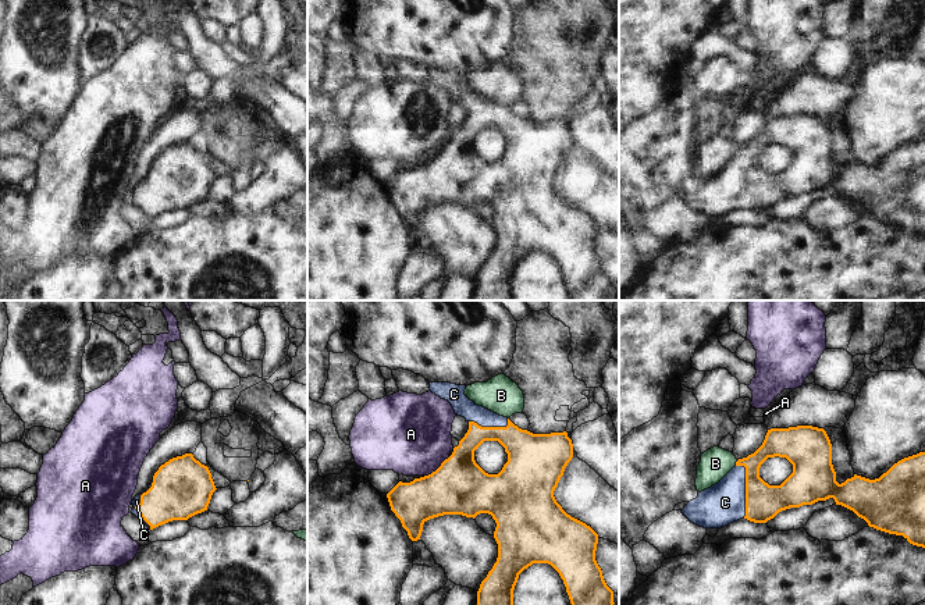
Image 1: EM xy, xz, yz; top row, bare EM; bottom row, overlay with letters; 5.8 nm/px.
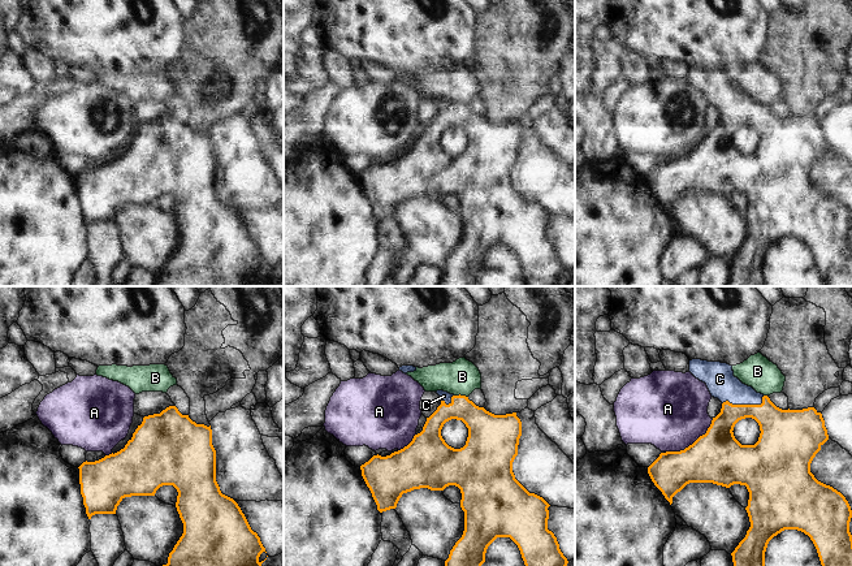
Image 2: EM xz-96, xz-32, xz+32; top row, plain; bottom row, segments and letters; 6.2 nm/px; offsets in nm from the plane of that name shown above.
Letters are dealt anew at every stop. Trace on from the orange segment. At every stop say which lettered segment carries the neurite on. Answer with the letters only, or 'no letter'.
C

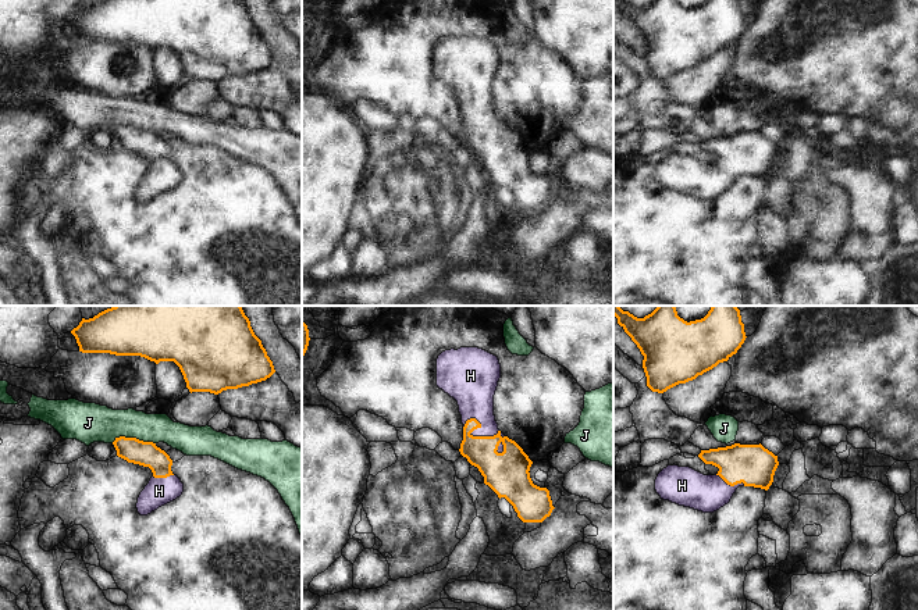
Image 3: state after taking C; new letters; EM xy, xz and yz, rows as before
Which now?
H

